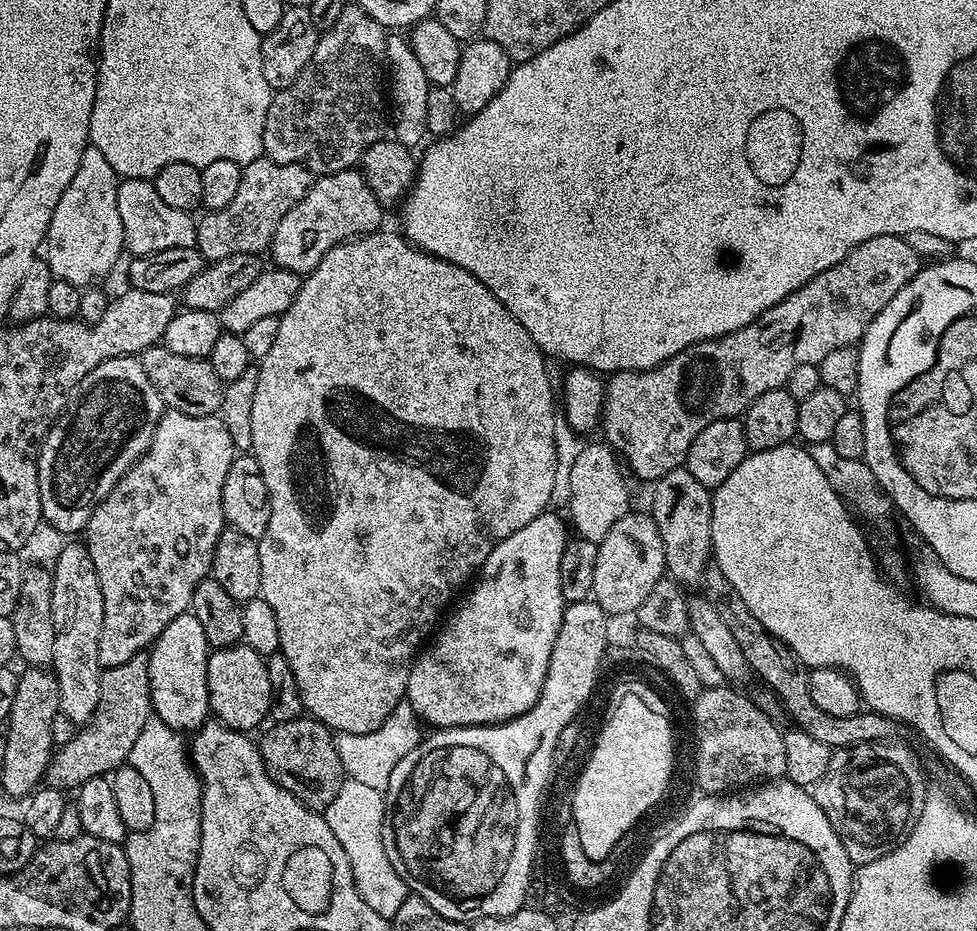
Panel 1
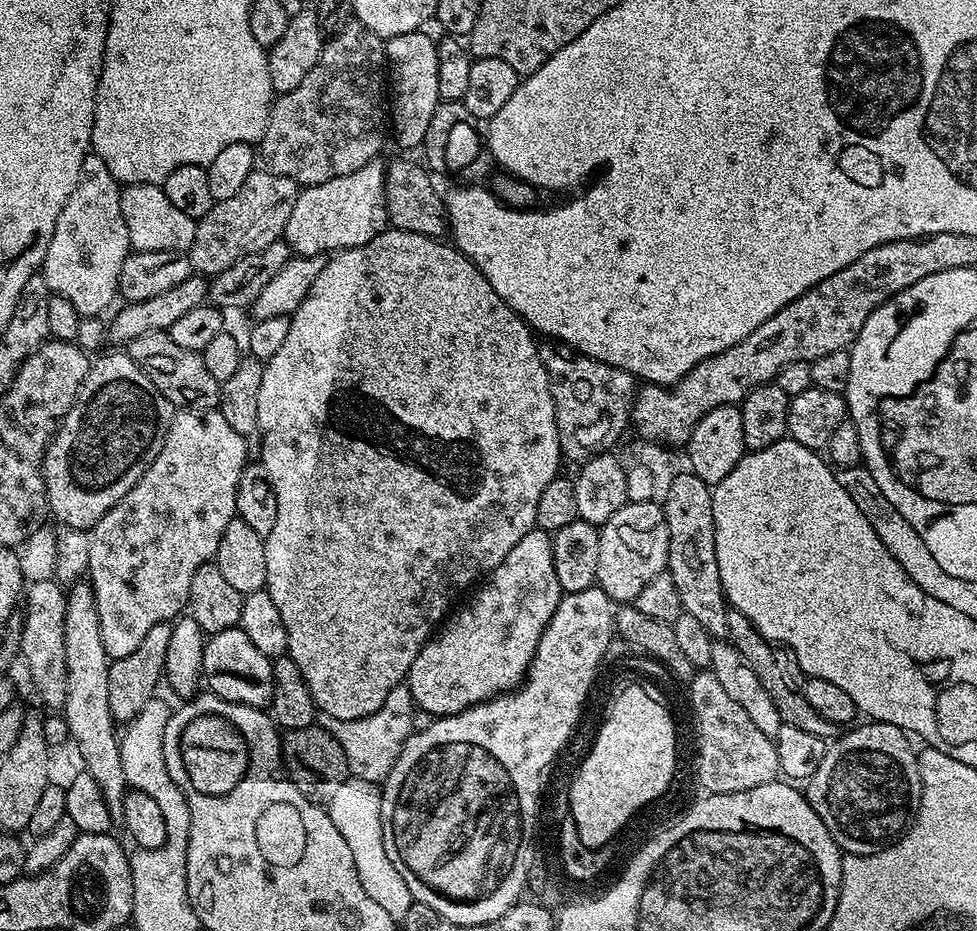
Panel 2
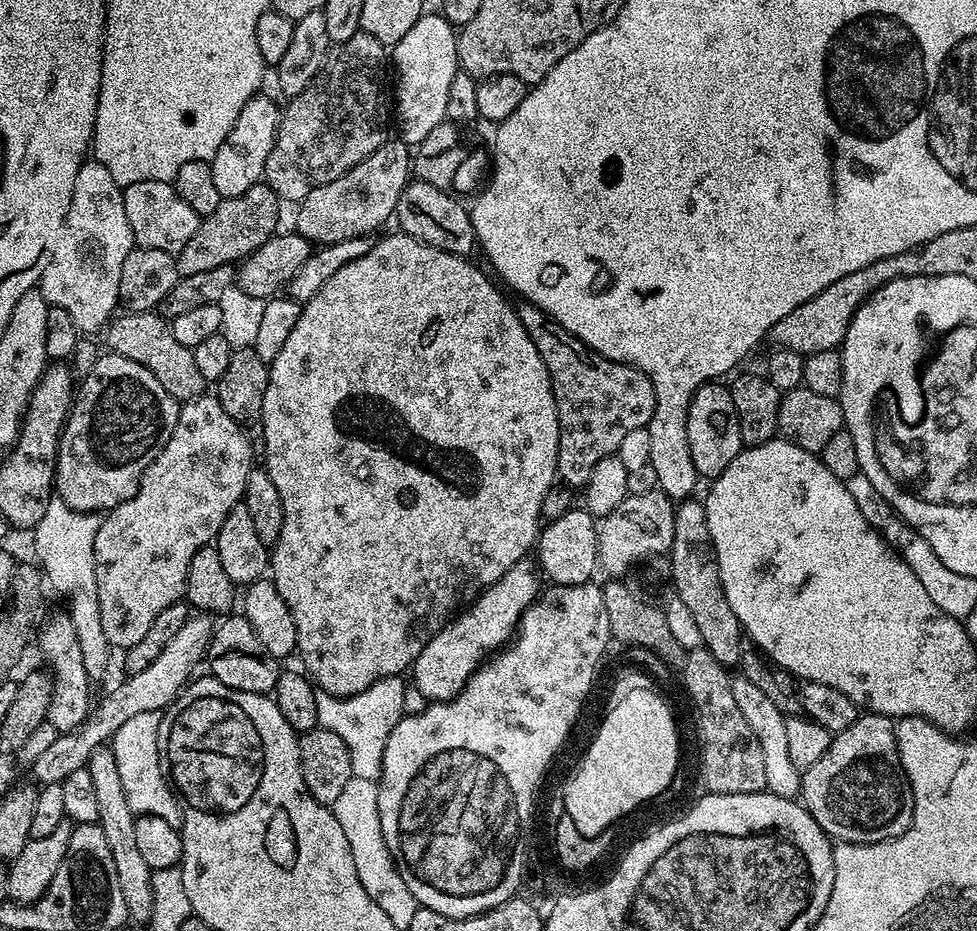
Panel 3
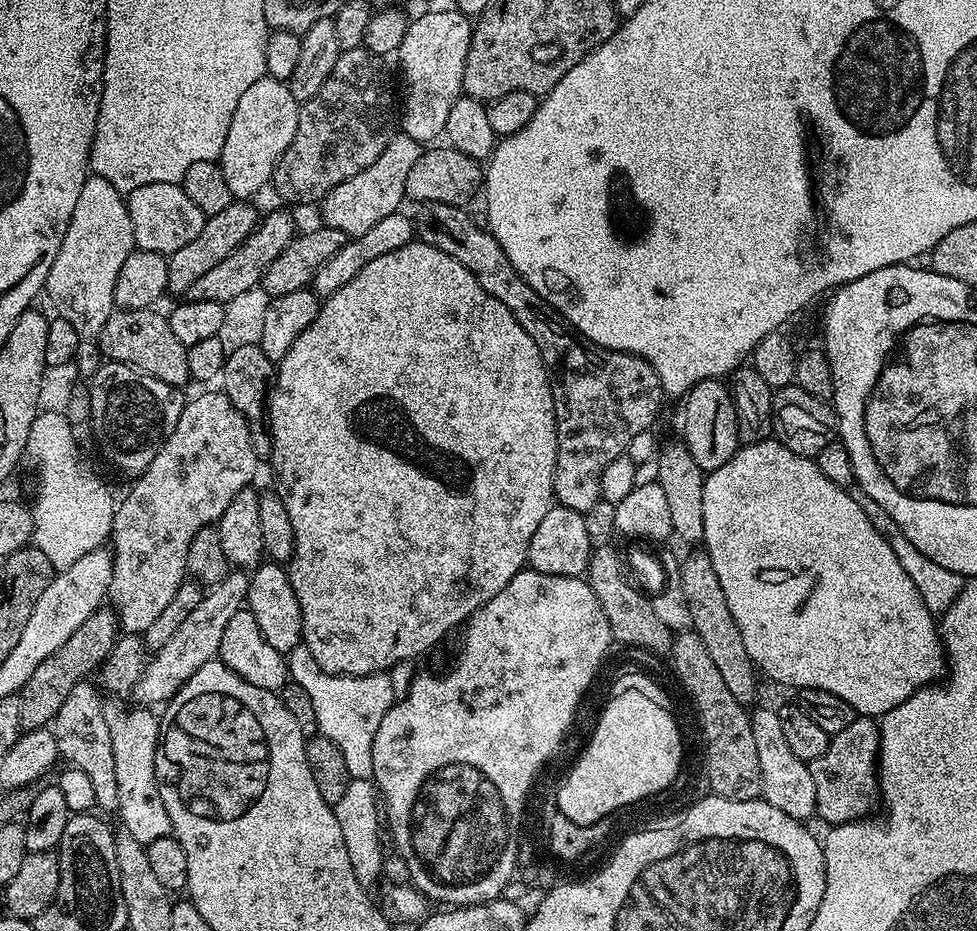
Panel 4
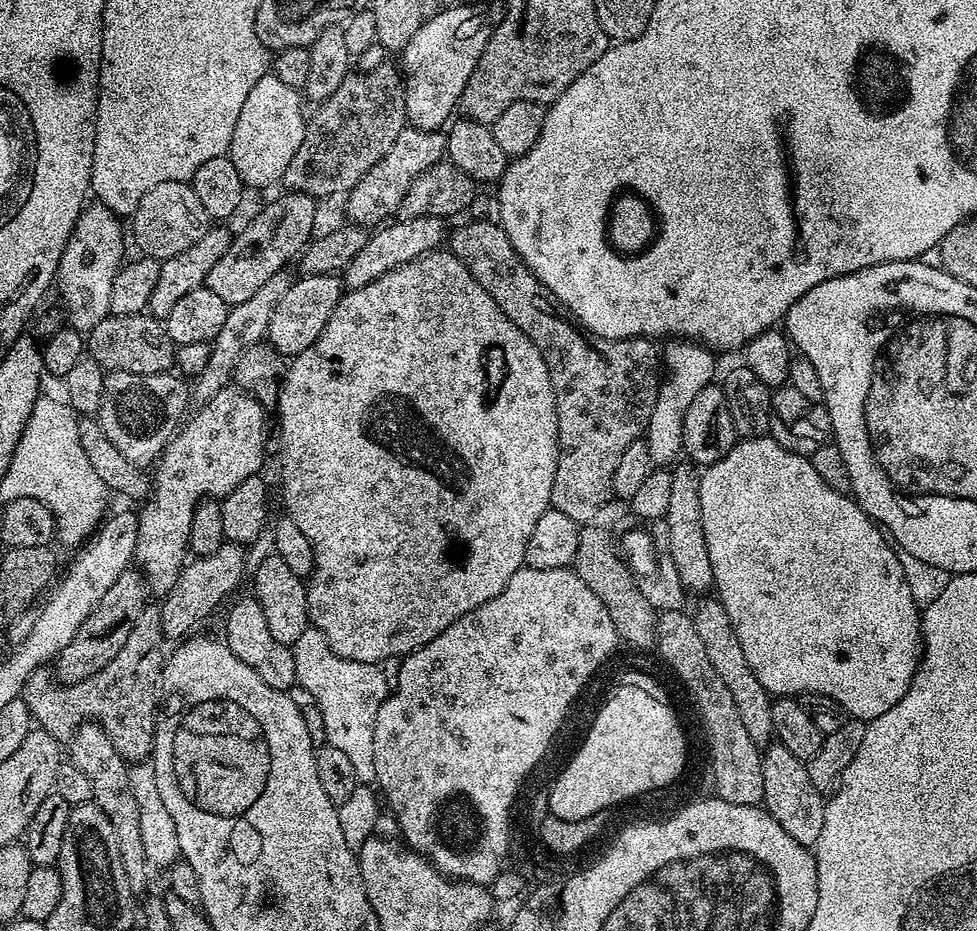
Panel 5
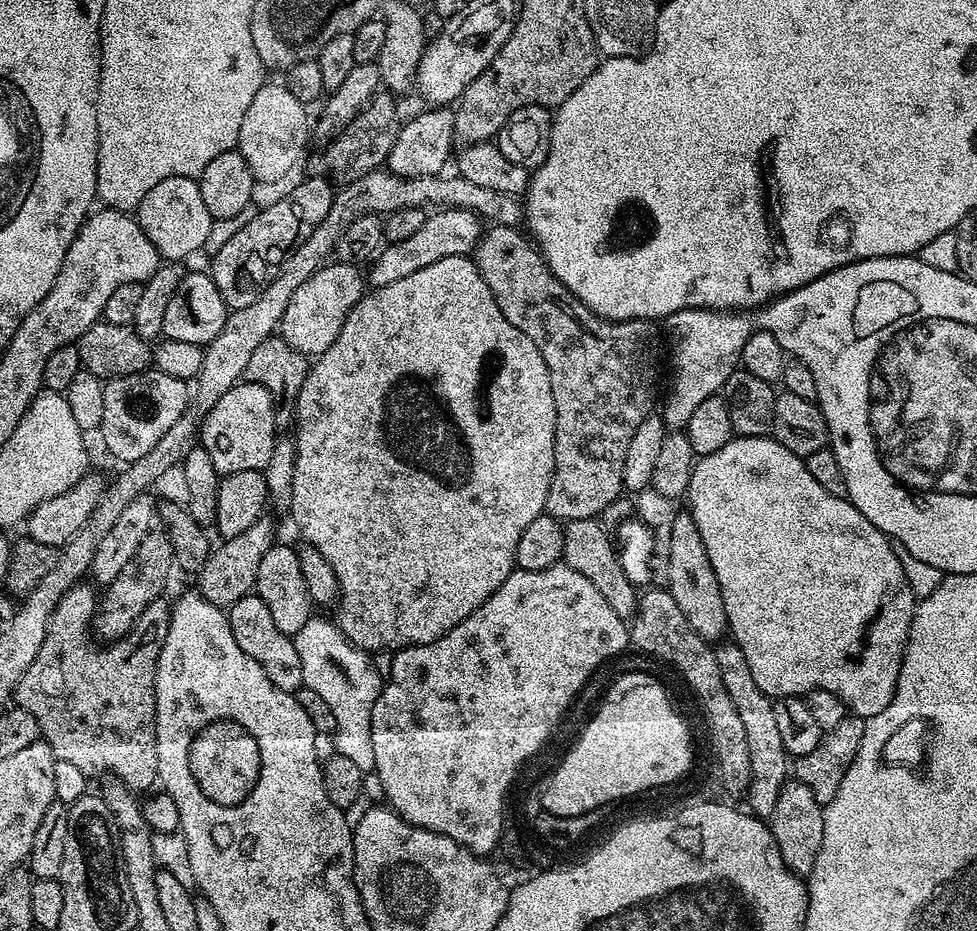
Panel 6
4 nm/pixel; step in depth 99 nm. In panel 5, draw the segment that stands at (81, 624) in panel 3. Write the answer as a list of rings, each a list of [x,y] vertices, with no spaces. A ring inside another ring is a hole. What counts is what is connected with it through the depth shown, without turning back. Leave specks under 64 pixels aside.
[[[44,394],[34,402],[26,430],[22,430],[22,438],[10,458],[6,483],[9,493],[38,498],[38,502],[48,505],[56,519],[57,541],[80,546],[105,519],[109,511],[110,491],[98,478],[82,450],[78,438],[77,413],[73,412],[71,404],[60,400]]]

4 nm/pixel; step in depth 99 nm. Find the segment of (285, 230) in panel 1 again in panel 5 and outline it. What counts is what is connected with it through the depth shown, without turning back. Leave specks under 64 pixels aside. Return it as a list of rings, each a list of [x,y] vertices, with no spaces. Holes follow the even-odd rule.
[[[405,126],[402,134],[398,134],[398,142],[390,146],[390,150],[362,174],[362,178],[346,193],[348,200],[344,204],[344,212],[349,221],[361,226],[380,226],[389,218],[395,217],[406,197],[410,184],[432,164],[441,163],[446,156],[446,136],[440,130],[422,130]]]

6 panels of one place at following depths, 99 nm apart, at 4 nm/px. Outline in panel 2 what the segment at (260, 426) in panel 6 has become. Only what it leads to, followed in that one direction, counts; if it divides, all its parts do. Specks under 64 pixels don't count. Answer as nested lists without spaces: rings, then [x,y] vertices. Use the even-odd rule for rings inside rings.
[[[207,408],[205,412],[194,412],[191,410],[173,411],[170,430],[164,439],[162,450],[158,450],[158,458],[150,462],[150,466],[138,478],[138,482],[113,506],[107,514],[90,529],[88,541],[90,542],[90,558],[88,559],[87,579],[94,590],[94,598],[98,606],[98,622],[102,630],[102,646],[106,646],[106,654],[109,661],[118,658],[126,658],[126,654],[134,654],[134,649],[141,644],[142,638],[146,638],[146,633],[154,626],[175,621],[188,607],[188,595],[190,594],[190,582],[194,579],[194,574],[198,566],[215,561],[218,542],[222,542],[222,530],[230,526],[230,522],[237,519],[236,515],[236,495],[238,494],[238,478],[242,478],[244,465],[249,463],[250,457],[246,454],[246,442],[242,442],[242,437],[226,423],[226,418],[215,408]]]

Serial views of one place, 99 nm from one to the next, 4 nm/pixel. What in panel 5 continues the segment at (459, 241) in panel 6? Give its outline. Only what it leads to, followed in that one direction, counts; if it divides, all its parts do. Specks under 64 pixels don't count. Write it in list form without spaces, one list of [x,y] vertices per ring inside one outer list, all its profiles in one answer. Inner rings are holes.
[[[424,216],[410,218],[409,220],[393,219],[383,226],[377,227],[369,235],[366,246],[349,262],[342,273],[342,284],[345,289],[351,290],[370,286],[374,278],[382,278],[390,270],[402,266],[419,256],[425,256],[428,252],[435,252],[445,243],[445,221],[438,216]]]

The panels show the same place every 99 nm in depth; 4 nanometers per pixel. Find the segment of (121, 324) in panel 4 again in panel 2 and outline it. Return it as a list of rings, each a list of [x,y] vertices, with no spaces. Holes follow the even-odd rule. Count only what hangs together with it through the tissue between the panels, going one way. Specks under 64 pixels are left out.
[[[151,332],[150,334],[141,334],[138,338],[127,341],[126,355],[154,382],[158,394],[162,394],[172,403],[173,409],[191,410],[194,412],[205,412],[207,408],[219,409],[220,407],[220,381],[210,375],[210,370],[206,370],[206,362],[203,355],[194,350],[186,350],[186,346],[178,346],[174,338],[170,338],[167,332]]]

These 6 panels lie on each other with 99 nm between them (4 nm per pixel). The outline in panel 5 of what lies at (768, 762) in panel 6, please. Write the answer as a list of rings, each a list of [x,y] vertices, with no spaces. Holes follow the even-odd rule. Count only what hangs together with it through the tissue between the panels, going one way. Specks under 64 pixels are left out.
[[[719,599],[704,600],[697,606],[692,616],[694,626],[698,630],[698,638],[702,638],[702,646],[710,658],[718,678],[722,678],[726,690],[734,697],[734,706],[738,706],[738,714],[746,725],[746,734],[750,734],[750,742],[767,746],[774,740],[774,718],[772,717],[773,697],[754,678],[754,670],[750,670],[750,662],[746,662],[746,654],[742,654],[742,642],[738,642],[738,634],[734,630],[734,622],[730,622],[730,614],[726,614]]]

